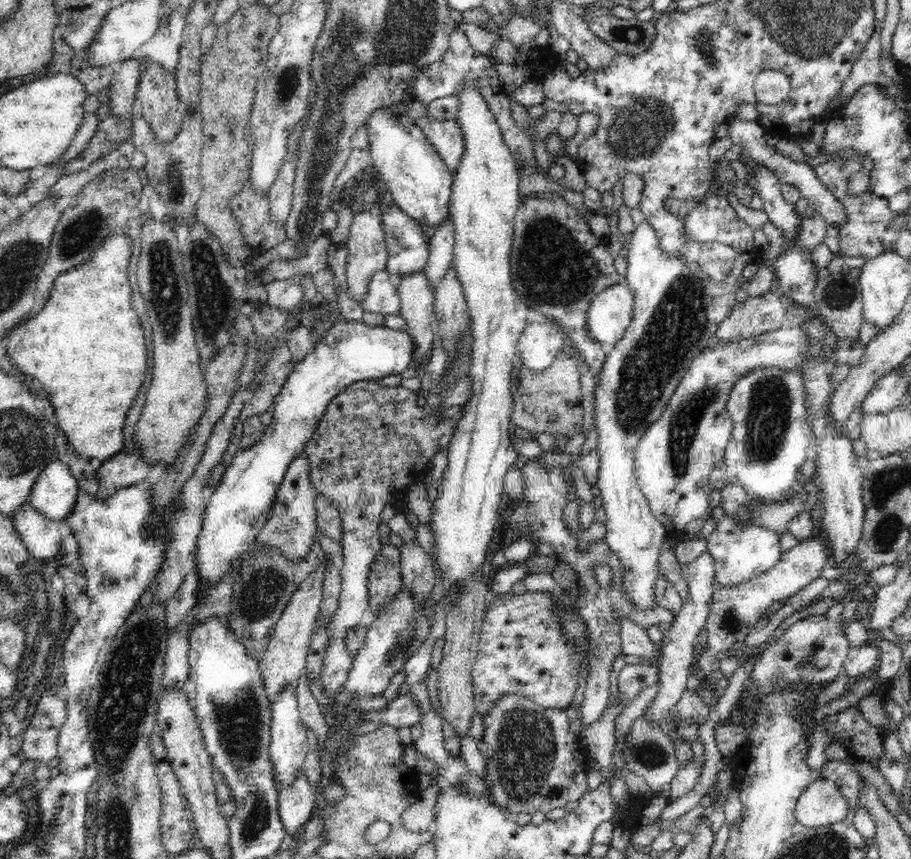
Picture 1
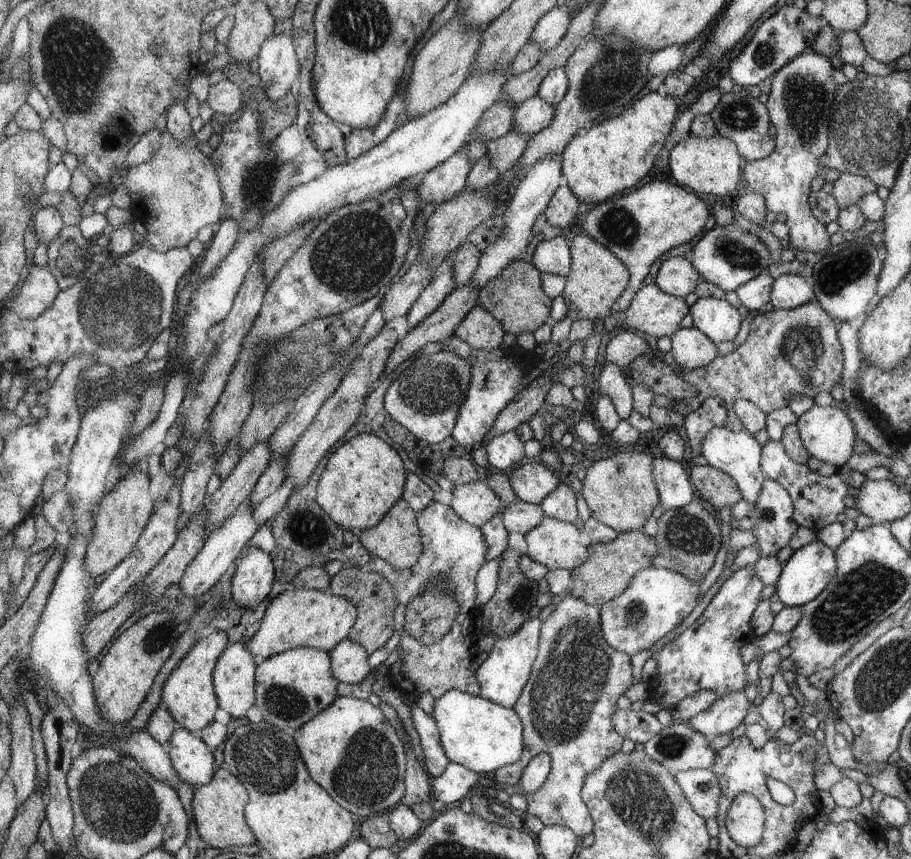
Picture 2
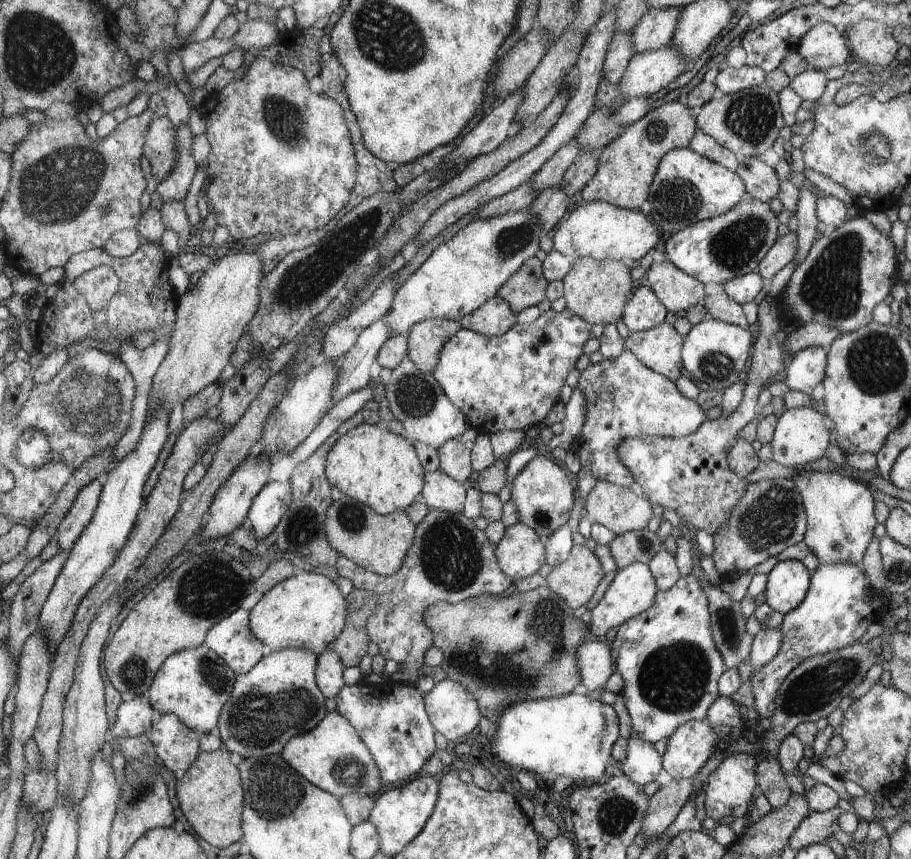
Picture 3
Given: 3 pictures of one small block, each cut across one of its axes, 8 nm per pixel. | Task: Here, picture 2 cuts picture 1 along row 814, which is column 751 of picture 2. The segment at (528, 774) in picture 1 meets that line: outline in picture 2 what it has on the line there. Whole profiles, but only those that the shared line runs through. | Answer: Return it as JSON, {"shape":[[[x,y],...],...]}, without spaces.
{"shape":[[[767,479],[751,512],[757,538],[755,546],[761,556],[776,555],[788,545],[799,526],[793,519],[793,500],[788,491],[775,480]]]}

